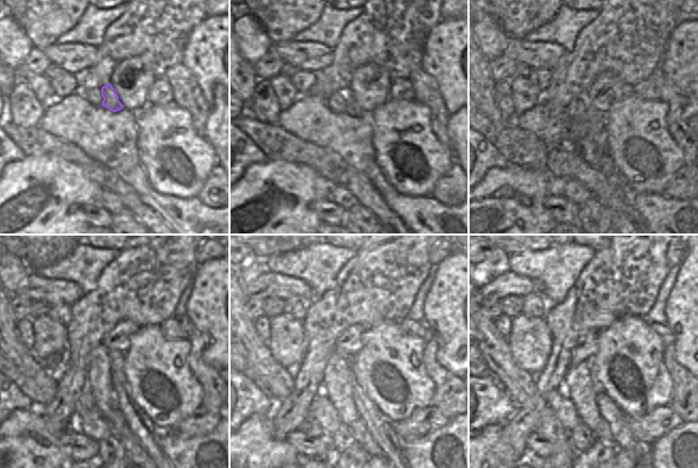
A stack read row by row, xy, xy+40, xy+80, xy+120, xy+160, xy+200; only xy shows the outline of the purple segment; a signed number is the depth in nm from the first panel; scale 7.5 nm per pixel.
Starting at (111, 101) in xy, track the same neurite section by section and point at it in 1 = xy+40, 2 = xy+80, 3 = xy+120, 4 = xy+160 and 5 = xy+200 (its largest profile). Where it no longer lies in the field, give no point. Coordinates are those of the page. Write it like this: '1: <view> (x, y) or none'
1: xy+40 (351, 107)
2: xy+80 (597, 131)
3: xy+120 (148, 435)
4: xy+160 (379, 424)
5: xy+200 (618, 421)

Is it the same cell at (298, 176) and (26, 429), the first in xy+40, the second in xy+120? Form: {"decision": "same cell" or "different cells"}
{"decision": "same cell"}

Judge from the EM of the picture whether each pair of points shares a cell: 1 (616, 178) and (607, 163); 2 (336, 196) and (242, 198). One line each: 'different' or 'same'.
1: same
2: different

